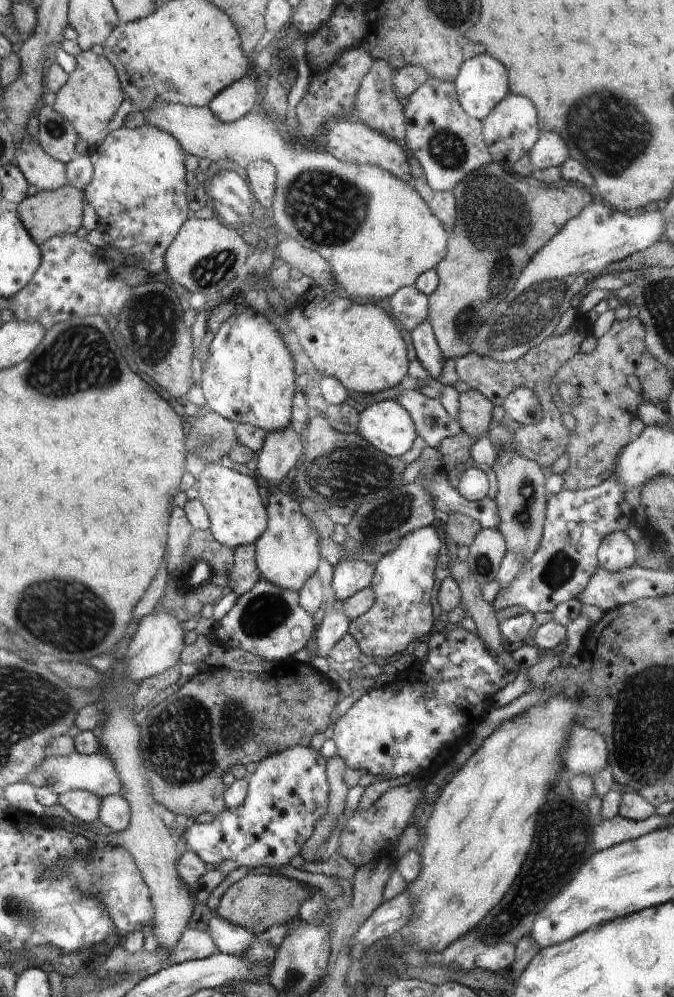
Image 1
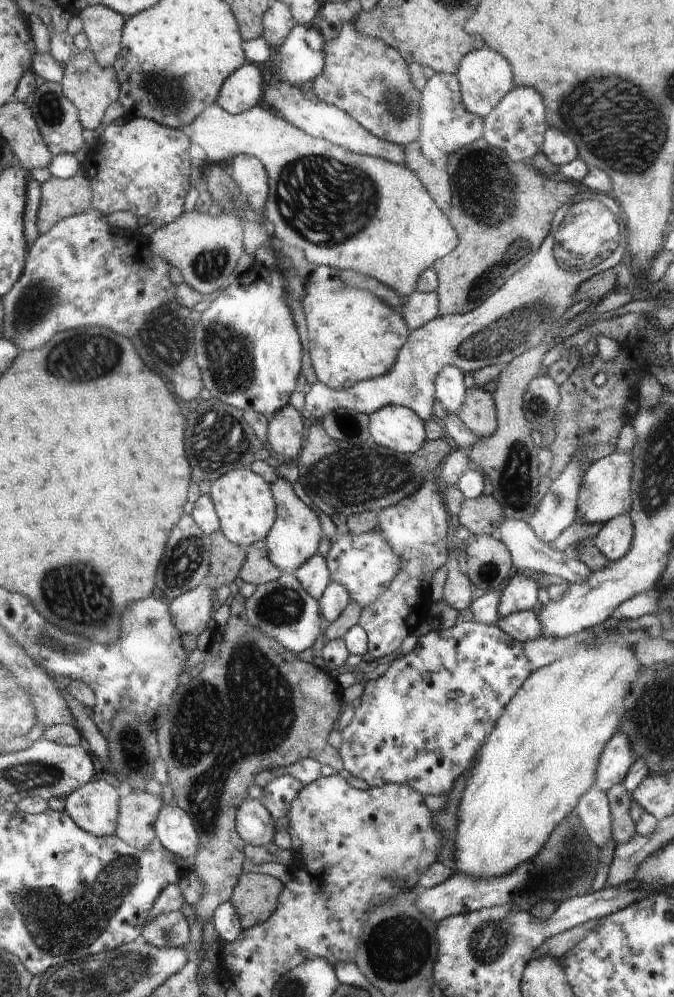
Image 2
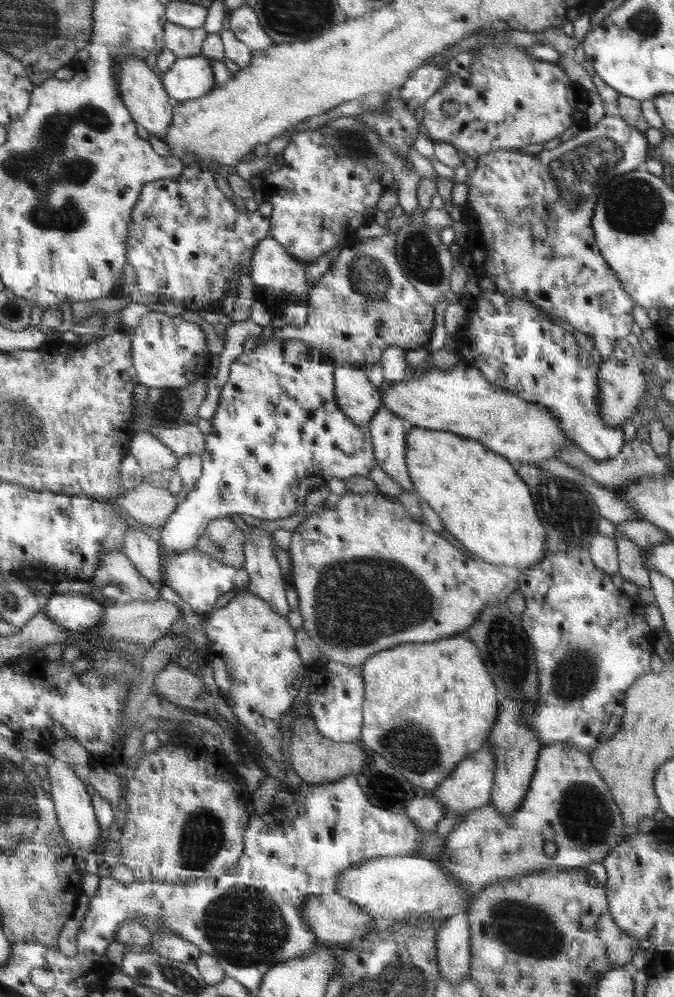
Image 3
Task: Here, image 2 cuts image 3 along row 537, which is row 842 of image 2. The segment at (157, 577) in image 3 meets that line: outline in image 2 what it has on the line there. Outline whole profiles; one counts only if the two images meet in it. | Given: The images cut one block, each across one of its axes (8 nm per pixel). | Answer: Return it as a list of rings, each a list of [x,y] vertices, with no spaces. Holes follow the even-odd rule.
[[[132,790],[131,794],[126,794],[120,802],[121,813],[117,835],[134,848],[148,850],[150,844],[156,845],[158,842],[156,823],[164,806],[163,796],[148,793],[147,791],[134,792]]]

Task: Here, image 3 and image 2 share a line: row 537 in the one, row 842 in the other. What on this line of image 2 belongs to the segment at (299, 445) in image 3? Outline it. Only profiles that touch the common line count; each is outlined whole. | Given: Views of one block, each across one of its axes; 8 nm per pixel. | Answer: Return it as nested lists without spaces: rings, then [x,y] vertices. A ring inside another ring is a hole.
[[[175,801],[165,804],[156,823],[158,841],[164,848],[189,860],[195,860],[202,841],[195,819]]]

